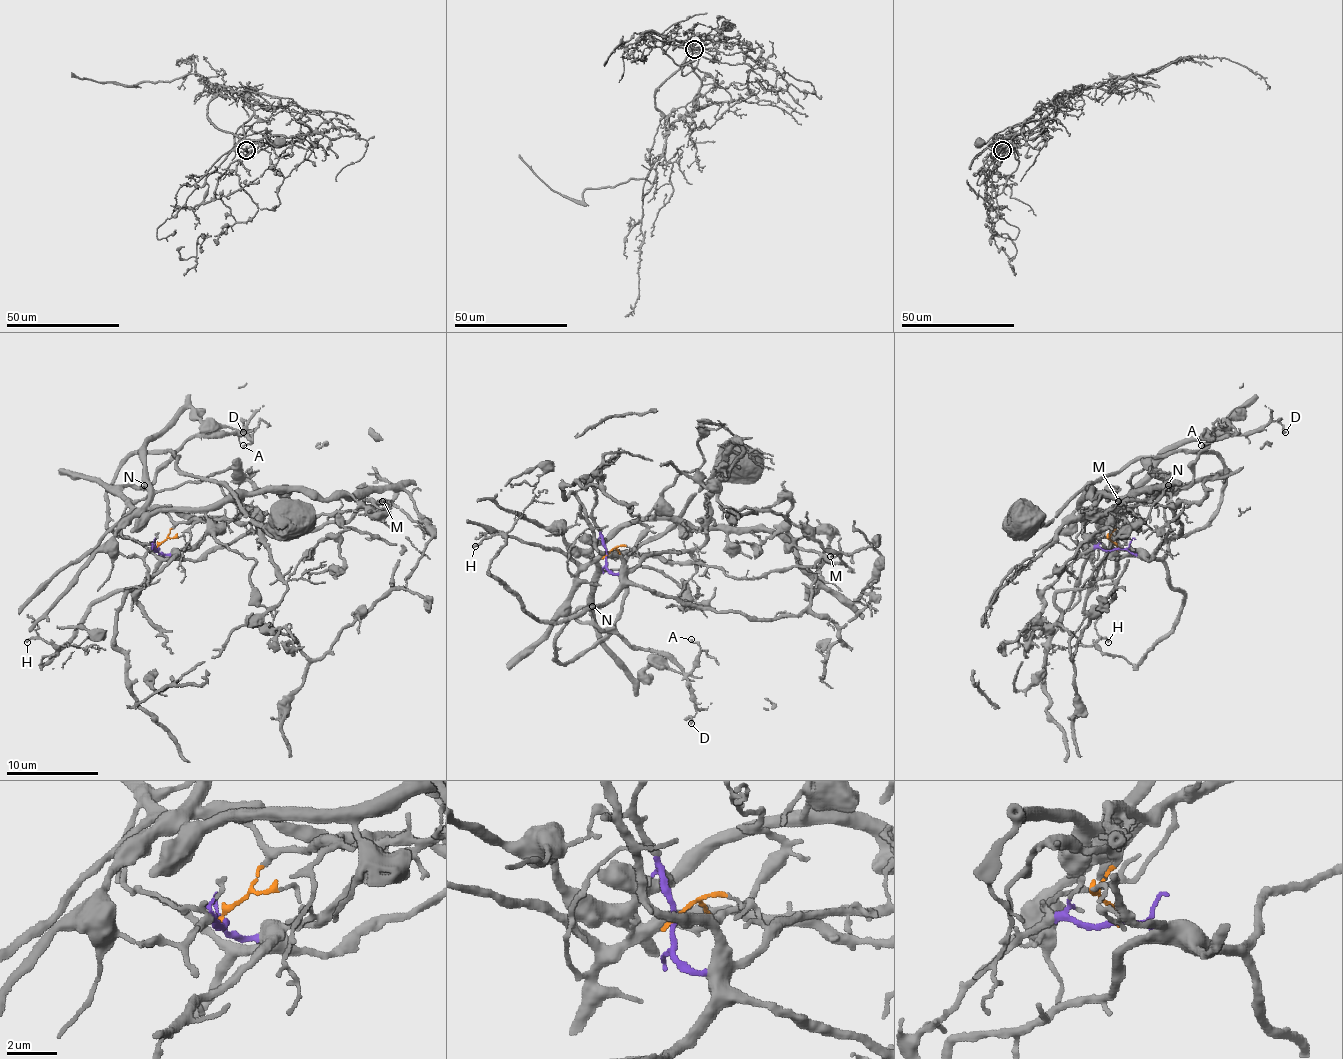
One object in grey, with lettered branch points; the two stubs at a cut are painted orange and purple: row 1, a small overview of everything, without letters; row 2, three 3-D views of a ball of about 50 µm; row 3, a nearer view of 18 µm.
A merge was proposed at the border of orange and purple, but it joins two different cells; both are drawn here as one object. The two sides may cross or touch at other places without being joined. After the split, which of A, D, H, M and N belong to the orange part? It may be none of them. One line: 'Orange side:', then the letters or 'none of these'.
Orange side: A, D, N

